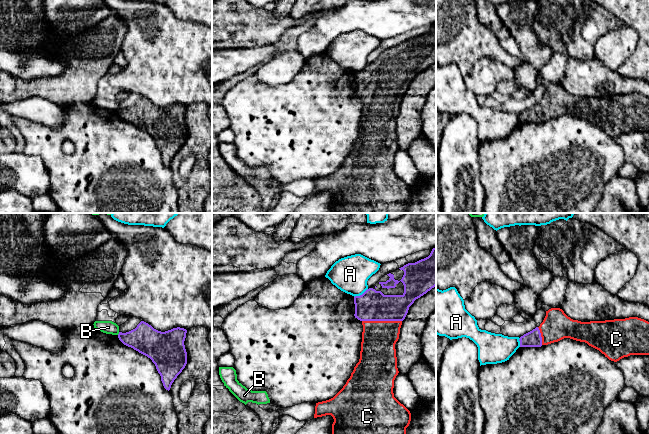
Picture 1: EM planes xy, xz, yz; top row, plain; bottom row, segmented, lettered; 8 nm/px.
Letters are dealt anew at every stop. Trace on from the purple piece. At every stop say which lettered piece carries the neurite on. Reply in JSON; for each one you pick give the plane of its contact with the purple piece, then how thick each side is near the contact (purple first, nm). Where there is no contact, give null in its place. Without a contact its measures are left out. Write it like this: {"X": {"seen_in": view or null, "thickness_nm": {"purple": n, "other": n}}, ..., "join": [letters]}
{"C": {"seen_in": "xz", "thickness_nm": {"purple": 240, "other": 280}}, "join": ["C"]}

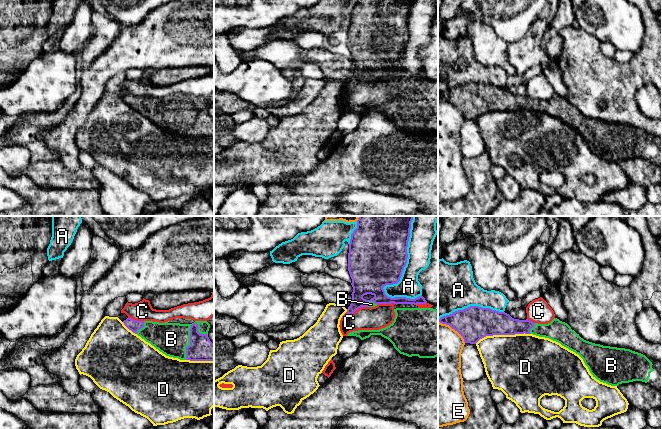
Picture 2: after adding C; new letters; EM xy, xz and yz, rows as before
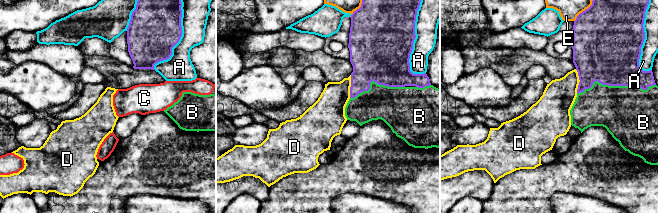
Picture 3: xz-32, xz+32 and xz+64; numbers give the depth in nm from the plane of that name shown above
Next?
{"B": {"seen_in": "xy", "thickness_nm": {"purple": 190, "other": 260}}, "join": ["B"]}

